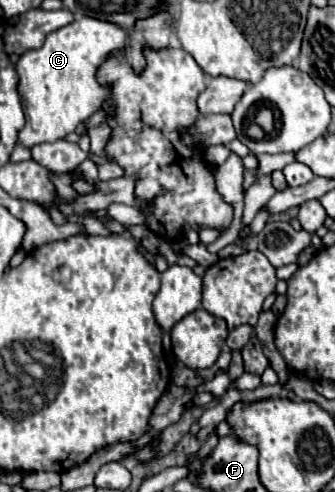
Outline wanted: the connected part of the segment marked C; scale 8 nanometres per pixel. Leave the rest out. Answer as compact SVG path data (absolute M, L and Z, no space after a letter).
M77 17L73 23L69 23L63 29L57 29L45 37L45 43L39 49L31 49L21 55L17 63L19 71L19 93L23 97L25 107L25 127L19 131L19 143L25 147L35 147L39 143L53 143L57 139L63 139L65 135L73 133L79 123L83 123L87 117L91 117L95 111L101 109L103 101L109 97L109 91L101 87L95 79L95 73L99 65L109 57L109 53L117 49L125 49L125 31L113 23L91 19L91 17Z

